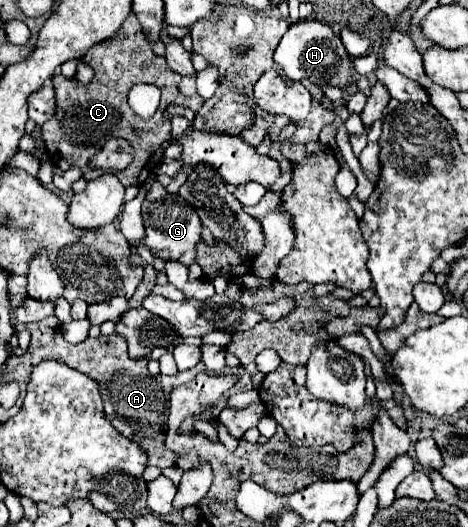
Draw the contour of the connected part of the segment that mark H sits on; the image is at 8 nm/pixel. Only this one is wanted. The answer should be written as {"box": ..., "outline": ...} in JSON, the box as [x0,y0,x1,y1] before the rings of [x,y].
{"box":[274,19,354,87],"outline":[[[310,19],[290,25],[276,47],[274,61],[290,81],[310,79],[314,85],[318,85],[318,81],[330,81],[334,87],[348,87],[354,79],[352,57],[346,53],[340,37],[328,25]]]}

